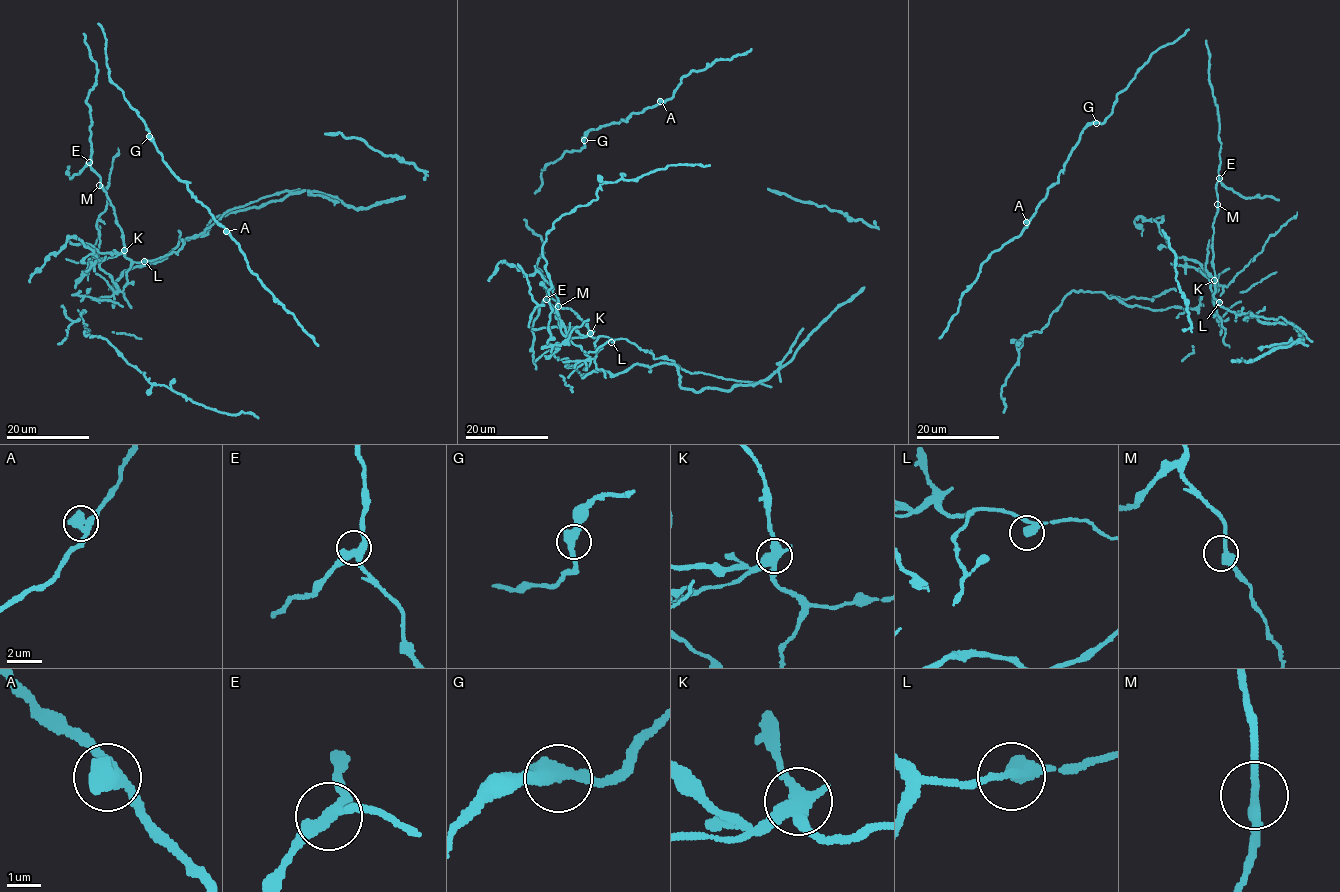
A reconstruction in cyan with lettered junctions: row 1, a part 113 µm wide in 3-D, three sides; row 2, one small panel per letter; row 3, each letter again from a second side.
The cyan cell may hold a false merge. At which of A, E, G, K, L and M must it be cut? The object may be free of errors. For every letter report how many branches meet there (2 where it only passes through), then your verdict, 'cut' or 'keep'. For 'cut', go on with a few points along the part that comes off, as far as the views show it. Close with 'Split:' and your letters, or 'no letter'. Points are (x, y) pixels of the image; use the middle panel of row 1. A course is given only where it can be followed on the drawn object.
A: 2 | keep
E: 3 | keep
G: 2 | keep
K: 3 | cut
L: 2 | keep
M: 2 | keep
Split: K

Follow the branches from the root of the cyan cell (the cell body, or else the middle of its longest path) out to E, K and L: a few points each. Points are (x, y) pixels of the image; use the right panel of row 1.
E: (1217, 205), (1216, 185), (1219, 178)
K: (1217, 205), (1212, 224), (1215, 280)
L: (1217, 205), (1212, 224), (1213, 295), (1220, 302)

